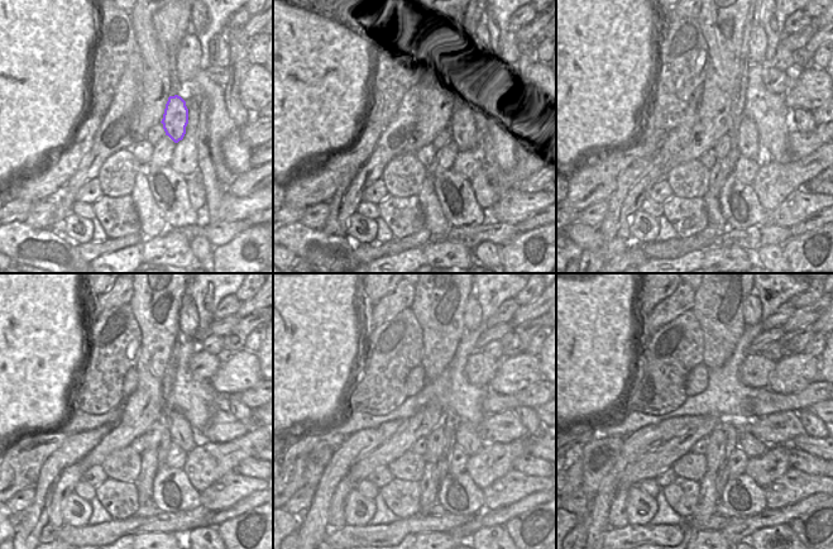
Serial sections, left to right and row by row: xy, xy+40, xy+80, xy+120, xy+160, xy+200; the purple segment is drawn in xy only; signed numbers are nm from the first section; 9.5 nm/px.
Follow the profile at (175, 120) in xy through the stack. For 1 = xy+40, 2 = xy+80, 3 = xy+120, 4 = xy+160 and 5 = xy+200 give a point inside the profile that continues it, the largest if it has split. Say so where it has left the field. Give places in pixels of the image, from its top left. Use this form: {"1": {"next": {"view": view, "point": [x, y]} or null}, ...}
{"1": {"next": {"view": "xy+40", "point": [463, 128]}}, "2": {"next": {"view": "xy+80", "point": [748, 146]}}, "3": {"next": {"view": "xy+120", "point": [182, 434]}}, "4": {"next": {"view": "xy+160", "point": [467, 438]}}, "5": {"next": {"view": "xy+200", "point": [751, 445]}}}

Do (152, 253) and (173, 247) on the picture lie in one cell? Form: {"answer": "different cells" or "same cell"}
{"answer": "same cell"}

